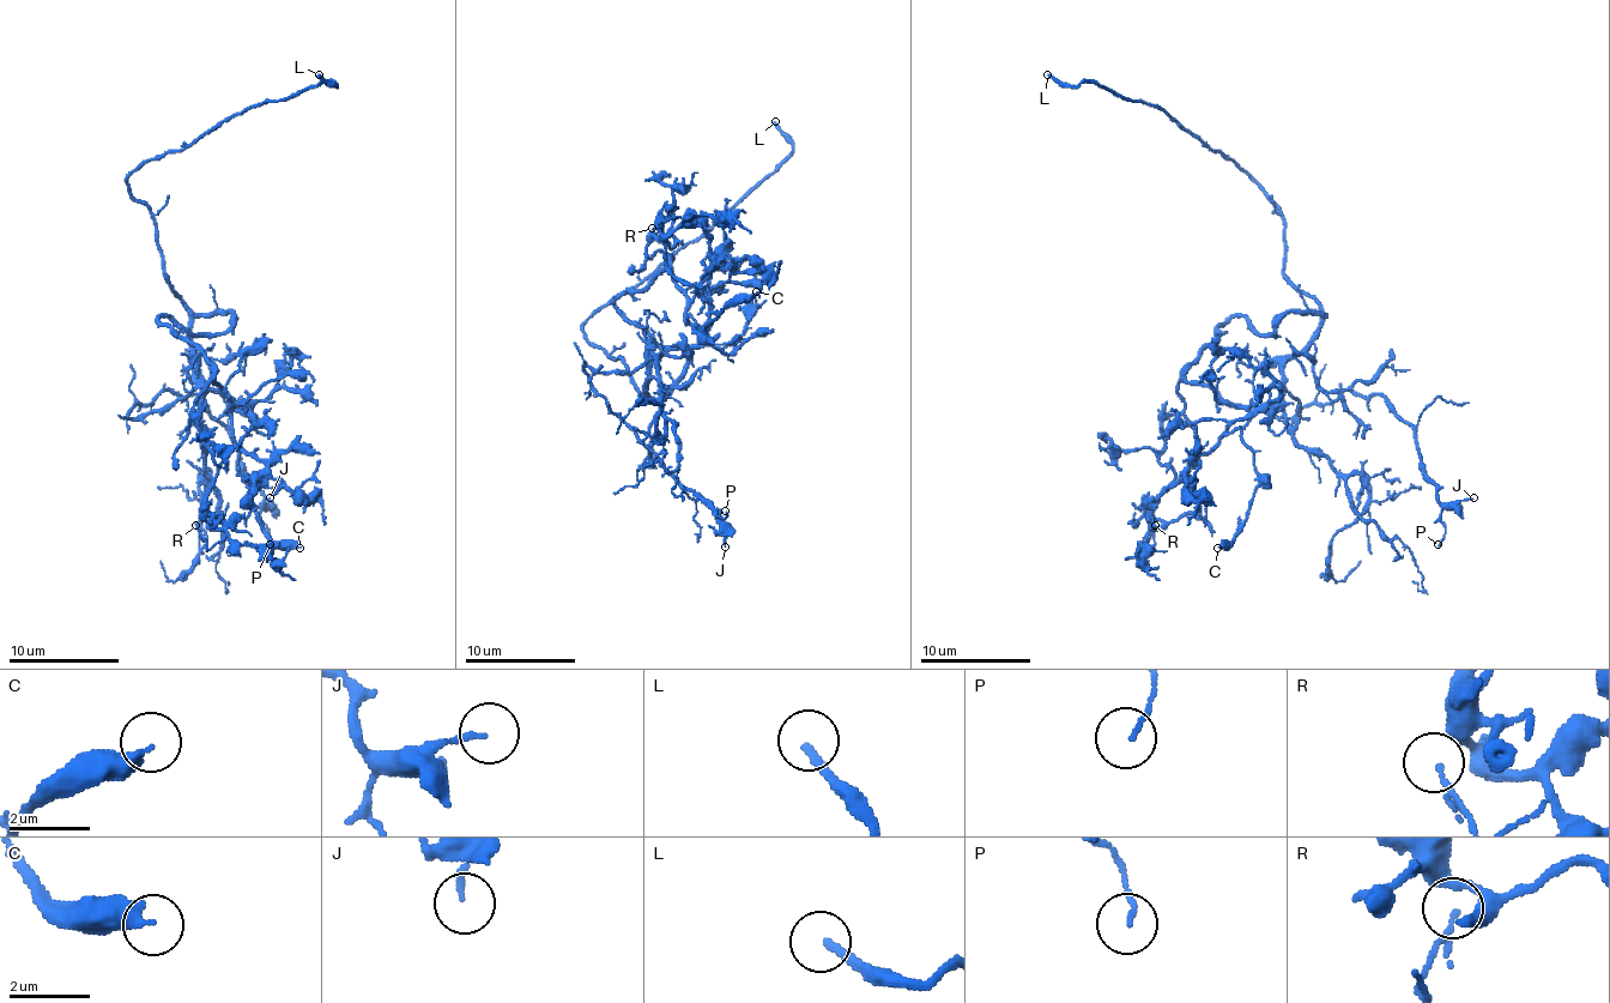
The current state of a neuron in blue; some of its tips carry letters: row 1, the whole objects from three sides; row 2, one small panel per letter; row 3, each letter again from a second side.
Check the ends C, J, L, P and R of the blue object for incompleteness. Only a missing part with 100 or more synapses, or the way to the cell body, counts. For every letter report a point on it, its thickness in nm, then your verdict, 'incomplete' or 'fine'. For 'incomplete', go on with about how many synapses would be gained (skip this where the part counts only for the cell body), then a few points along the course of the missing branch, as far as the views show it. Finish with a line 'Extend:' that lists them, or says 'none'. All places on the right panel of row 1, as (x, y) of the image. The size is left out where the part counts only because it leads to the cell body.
C: place (1217, 548); calibre 320 nm; fine
J: place (1474, 497); calibre 140 nm; fine
L: place (1047, 74); calibre 200 nm; incomplete
P: place (1438, 544); calibre 90 nm; fine
R: place (1155, 525); calibre 100 nm; fine
Extend: L

